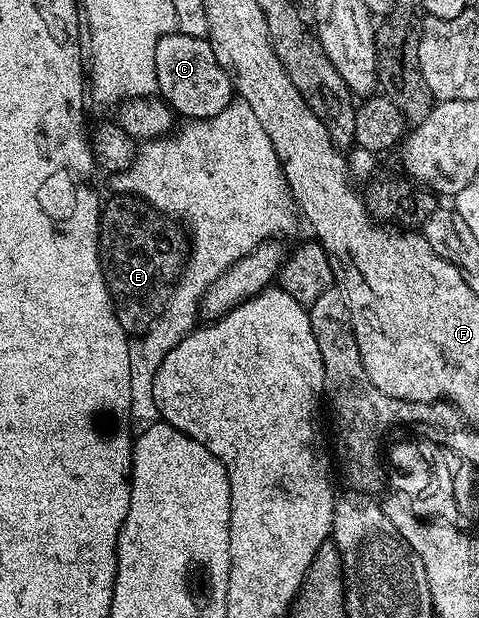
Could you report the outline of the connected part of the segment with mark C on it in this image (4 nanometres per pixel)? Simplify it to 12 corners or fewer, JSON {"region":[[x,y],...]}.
{"region":[[180,31],[155,47],[160,96],[189,119],[234,100],[208,40]]}

